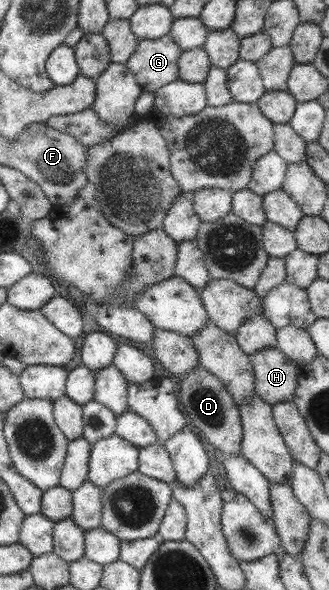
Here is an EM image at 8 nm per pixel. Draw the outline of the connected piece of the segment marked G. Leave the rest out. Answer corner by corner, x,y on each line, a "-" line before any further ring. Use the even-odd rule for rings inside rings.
170,34
160,39
142,39
127,65
135,73
136,79
143,85
143,91
155,93
161,87
179,79
179,59
183,52
184,49
175,42

